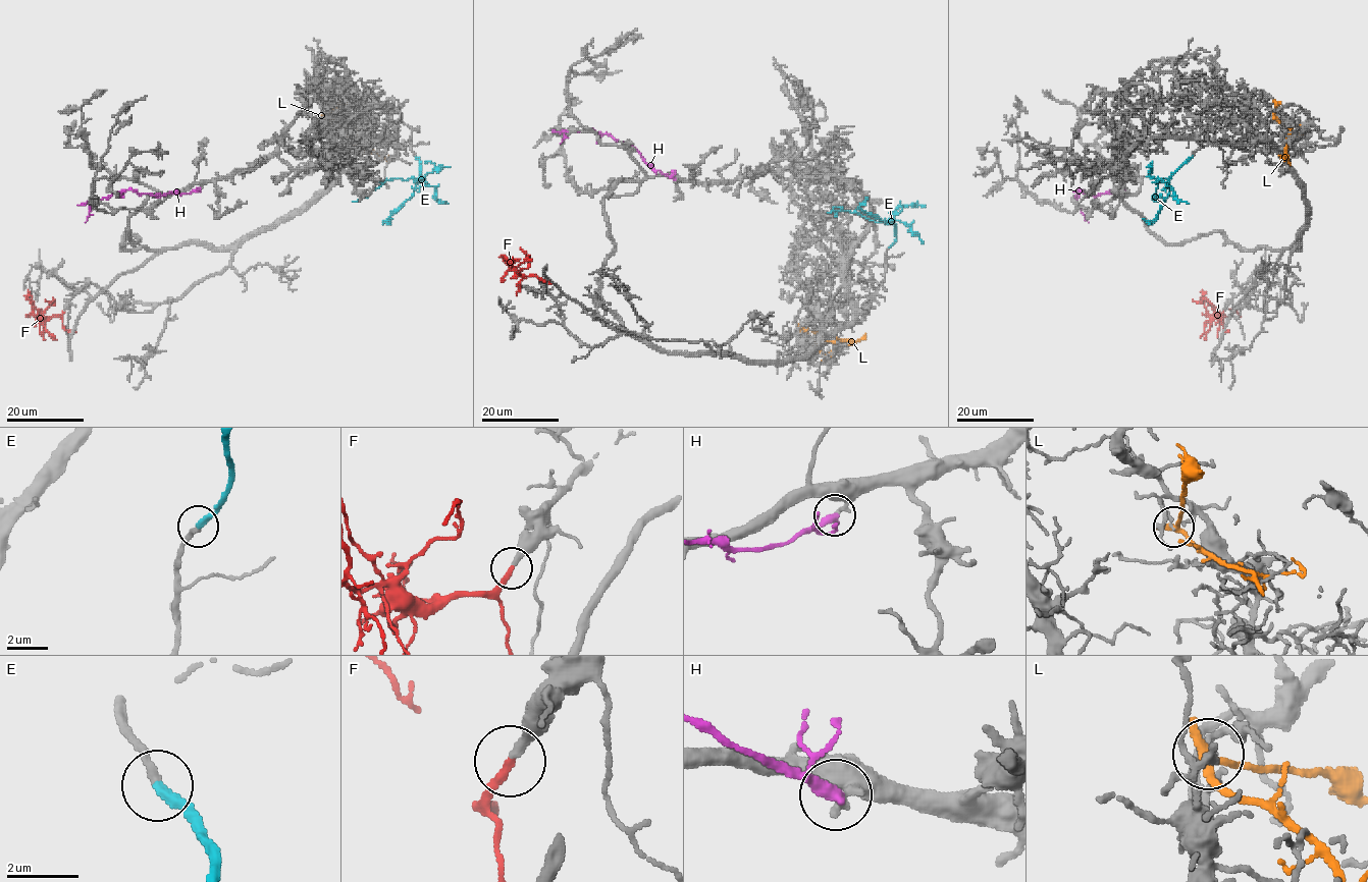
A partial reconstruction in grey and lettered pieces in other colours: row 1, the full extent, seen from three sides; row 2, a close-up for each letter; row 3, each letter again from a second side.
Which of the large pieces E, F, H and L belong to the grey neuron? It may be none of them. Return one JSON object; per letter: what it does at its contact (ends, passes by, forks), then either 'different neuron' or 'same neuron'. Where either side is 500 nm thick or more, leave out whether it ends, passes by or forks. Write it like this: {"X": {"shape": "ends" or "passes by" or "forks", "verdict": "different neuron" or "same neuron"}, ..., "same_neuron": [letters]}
{"E": {"shape": "ends", "verdict": "same neuron"}, "F": {"shape": "ends", "verdict": "same neuron"}, "H": {"shape": "ends", "verdict": "different neuron"}, "L": {"shape": "passes by", "verdict": "different neuron"}, "same_neuron": ["E", "F"]}

